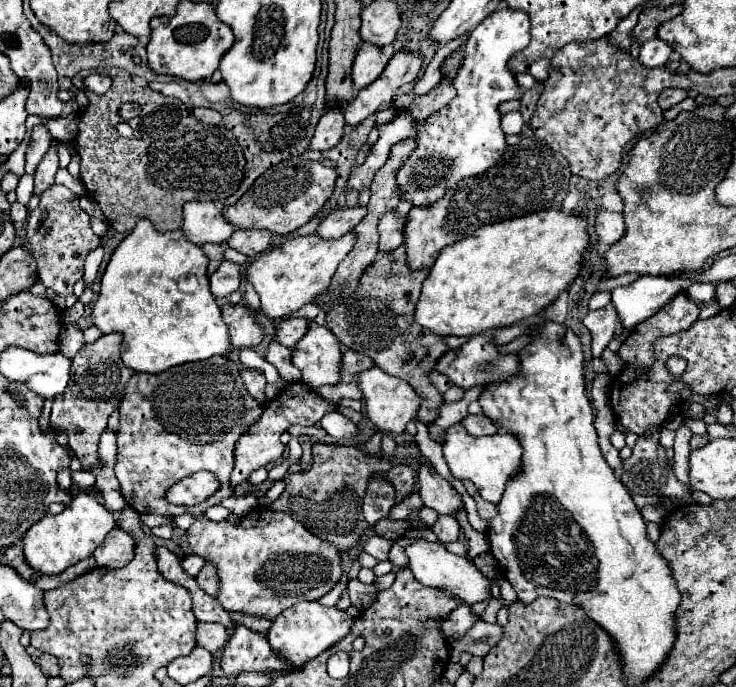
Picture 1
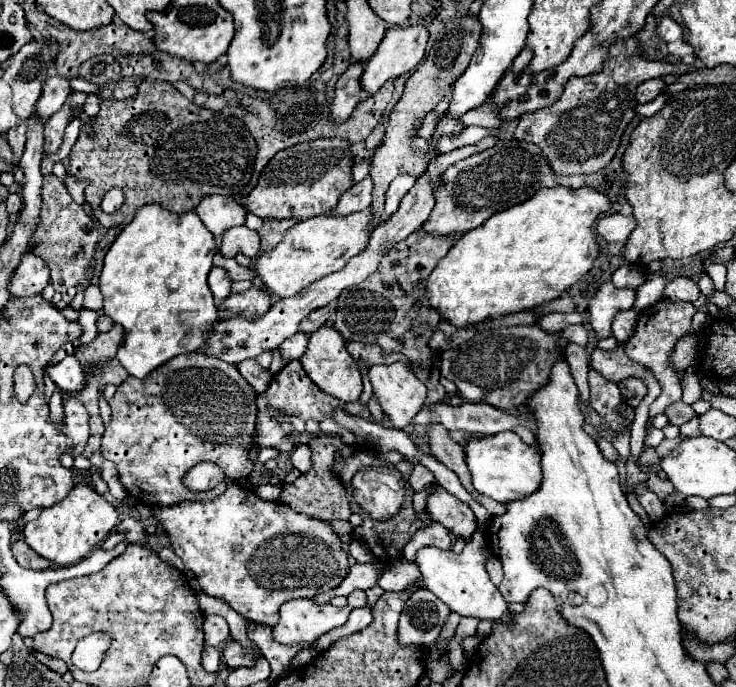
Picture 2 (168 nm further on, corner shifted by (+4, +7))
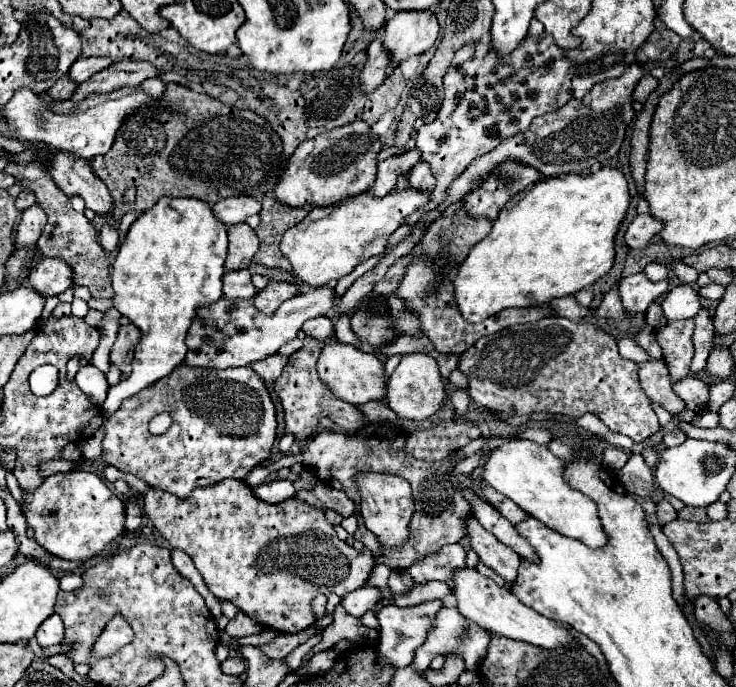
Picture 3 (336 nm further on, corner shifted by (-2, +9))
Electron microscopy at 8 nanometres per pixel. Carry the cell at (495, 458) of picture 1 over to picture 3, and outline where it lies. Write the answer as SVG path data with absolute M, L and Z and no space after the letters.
M511 439L489 453L483 463L481 479L493 489L497 489L501 495L515 501L525 513L537 517L559 533L573 539L581 539L593 549L603 547L607 543L607 537L599 523L597 505L565 483L563 467L565 461L555 457L545 445L537 445L535 441L527 439Z

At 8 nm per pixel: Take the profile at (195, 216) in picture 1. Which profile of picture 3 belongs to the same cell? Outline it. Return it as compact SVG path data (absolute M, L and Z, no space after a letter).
M249 195L227 197L225 201L219 201L217 205L213 205L215 217L227 227L245 221L249 215L255 215L259 211L261 211L261 203Z

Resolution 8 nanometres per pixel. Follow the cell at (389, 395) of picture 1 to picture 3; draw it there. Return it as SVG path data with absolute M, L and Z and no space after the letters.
M411 353L401 357L401 363L393 371L393 375L387 381L387 403L389 407L401 417L401 419L411 419L415 423L431 417L433 413L439 411L441 403L445 399L445 387L443 379L439 375L437 363L433 357L423 355L423 353Z

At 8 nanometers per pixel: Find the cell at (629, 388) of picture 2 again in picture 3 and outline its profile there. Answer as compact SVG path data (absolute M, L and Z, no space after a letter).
M663 359L641 363L639 383L641 383L641 389L645 391L645 395L649 397L649 401L661 405L671 415L679 415L687 409L685 401L681 401L681 397L677 397L675 391L671 389L669 369Z

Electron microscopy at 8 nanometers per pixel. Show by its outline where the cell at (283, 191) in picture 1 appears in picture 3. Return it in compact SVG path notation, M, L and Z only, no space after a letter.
M355 121L351 125L333 129L329 133L317 135L315 139L303 141L297 145L295 153L287 159L283 173L273 189L277 201L289 207L329 207L341 203L349 197L365 193L377 173L377 153L381 151L379 139L371 133L369 125L363 121Z

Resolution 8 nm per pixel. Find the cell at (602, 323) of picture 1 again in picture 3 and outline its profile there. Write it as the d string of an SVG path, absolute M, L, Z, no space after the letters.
M645 273L629 275L629 277L621 279L619 285L617 285L617 291L619 291L619 297L623 301L623 307L631 315L645 313L649 303L659 299L659 297L663 297L667 293L667 289L669 289L667 281L653 283L653 281L649 281L645 277Z

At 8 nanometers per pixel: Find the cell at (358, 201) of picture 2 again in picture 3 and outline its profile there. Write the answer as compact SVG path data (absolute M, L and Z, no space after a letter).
M413 149L413 151L405 151L403 155L395 155L381 161L377 165L377 179L369 189L369 193L373 197L385 197L387 193L391 193L391 189L397 183L397 175L409 173L409 169L419 161L419 157L421 157L421 151Z

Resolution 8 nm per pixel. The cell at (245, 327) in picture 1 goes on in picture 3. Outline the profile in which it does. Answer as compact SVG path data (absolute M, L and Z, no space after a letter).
M271 281L267 287L263 287L263 289L257 293L257 297L251 299L251 303L253 303L259 311L263 311L265 315L271 315L271 313L277 309L277 305L281 305L283 301L295 297L297 293L299 293L299 291L297 291L297 287L295 287L293 283Z

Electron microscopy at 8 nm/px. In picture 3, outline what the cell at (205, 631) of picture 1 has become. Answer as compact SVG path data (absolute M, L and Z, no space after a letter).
M237 613L235 619L231 619L225 627L225 633L233 635L233 637L245 637L245 635L253 635L253 633L261 633L263 627L257 625L253 619L249 619L245 613Z

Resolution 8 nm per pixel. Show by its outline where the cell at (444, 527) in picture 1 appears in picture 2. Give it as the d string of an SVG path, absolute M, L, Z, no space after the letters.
M435 523L431 527L423 527L423 531L415 533L415 537L411 537L411 541L405 545L403 549L403 557L409 561L409 563L415 563L415 557L417 557L417 551L423 549L423 547L437 547L437 549L451 549L451 535L449 531Z

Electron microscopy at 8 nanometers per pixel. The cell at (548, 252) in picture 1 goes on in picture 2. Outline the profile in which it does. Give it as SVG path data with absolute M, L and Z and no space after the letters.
M557 185L557 187L549 187L549 189L541 189L535 193L535 197L515 205L515 207L509 207L501 213L495 213L493 217L489 217L481 227L473 229L473 231L467 231L459 241L457 241L457 247L453 247L441 261L439 261L439 267L435 267L435 271L431 273L431 279L427 283L427 295L431 295L431 305L443 315L443 319L447 319L451 325L455 327L469 327L469 325L475 325L487 317L501 317L501 315L511 315L511 313L519 313L519 311L527 311L527 309L533 309L533 307L539 307L547 301L553 301L557 297L561 297L565 291L569 291L571 285L575 285L591 267L593 267L593 261L597 259L599 255L599 247L597 247L597 239L593 235L593 223L597 221L597 217L601 213L607 213L611 209L611 199L593 189L593 187L579 187L579 189L571 189L571 187L563 187L563 185Z

